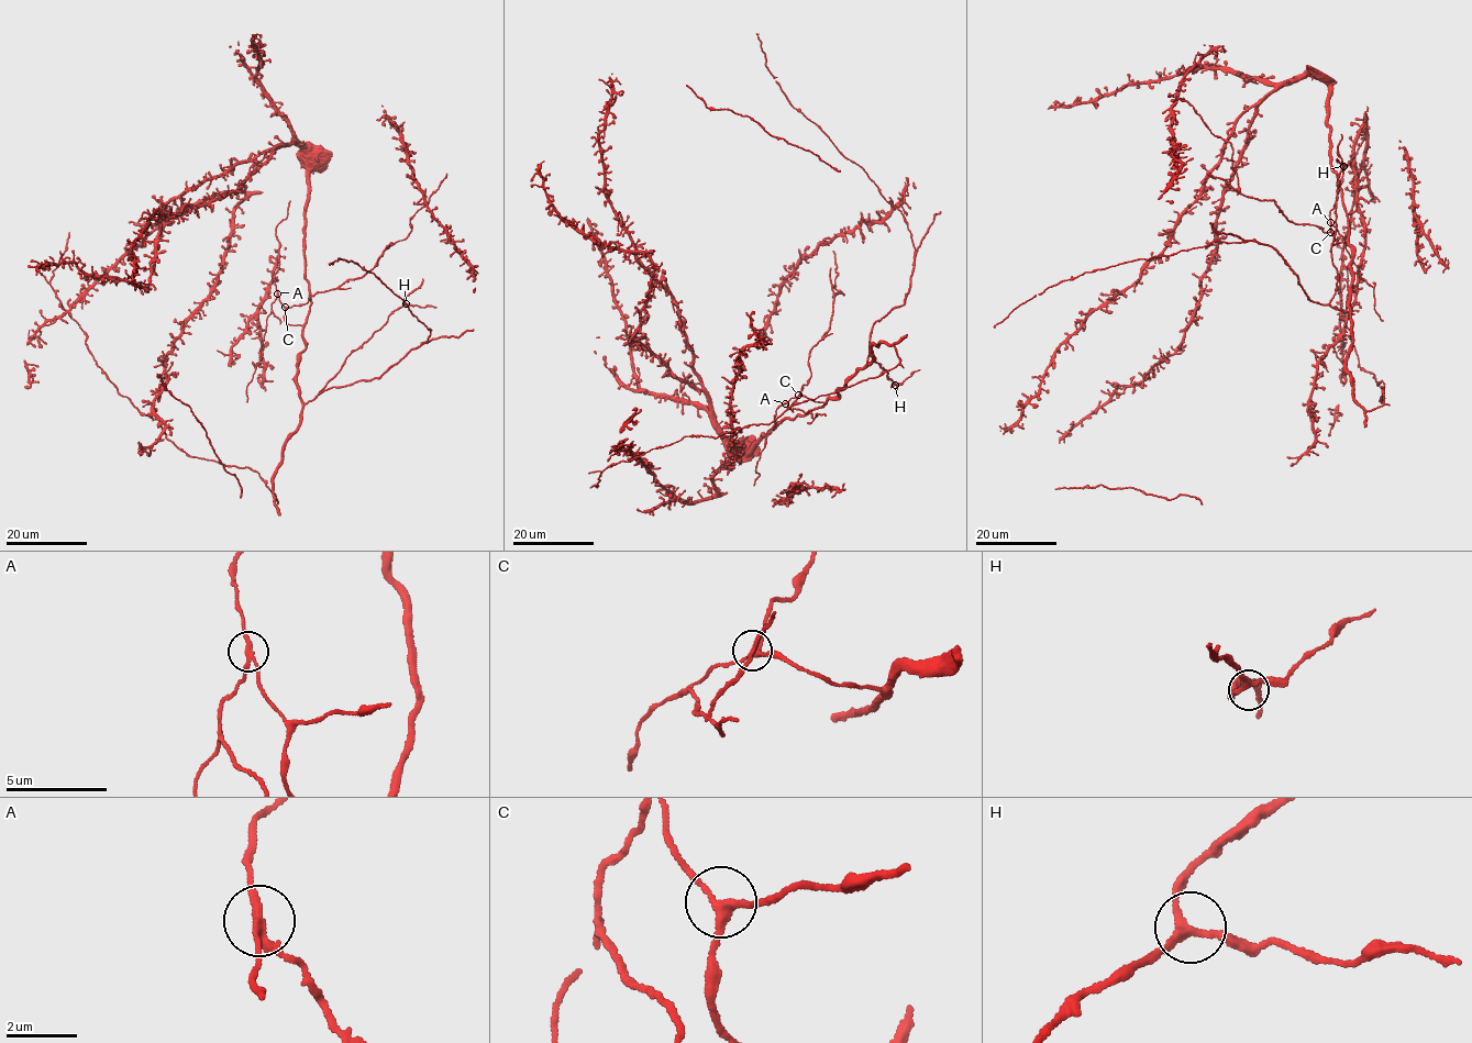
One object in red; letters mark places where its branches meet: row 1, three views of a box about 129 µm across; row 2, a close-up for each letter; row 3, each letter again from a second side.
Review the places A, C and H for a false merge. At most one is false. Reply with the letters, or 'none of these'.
A

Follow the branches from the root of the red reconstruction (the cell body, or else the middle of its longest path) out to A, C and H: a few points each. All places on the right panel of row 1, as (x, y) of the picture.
A: (1351, 337), (1349, 306), (1352, 245), (1349, 234), (1341, 243), (1336, 240), (1331, 222)
C: (1351, 337), (1349, 306), (1352, 245), (1349, 234), (1341, 243), (1330, 232)
H: (1351, 337), (1348, 311), (1331, 307), (1330, 302), (1338, 278), (1330, 248), (1336, 230), (1336, 190), (1343, 166)

